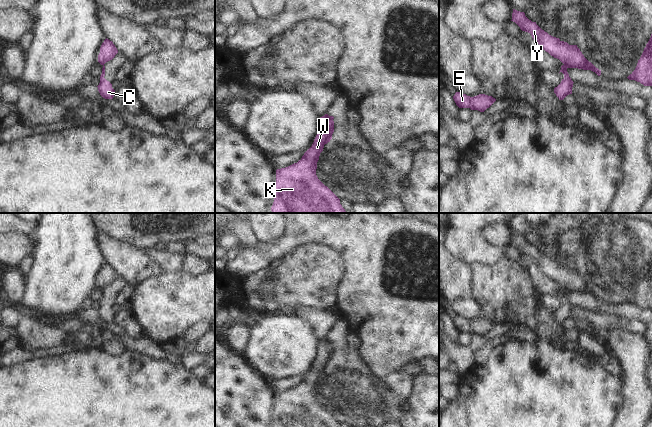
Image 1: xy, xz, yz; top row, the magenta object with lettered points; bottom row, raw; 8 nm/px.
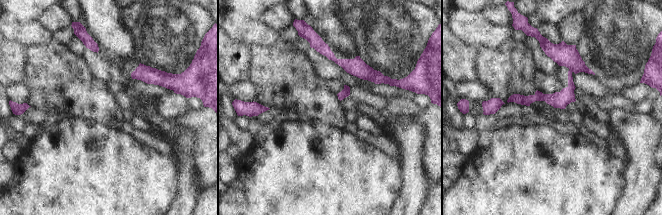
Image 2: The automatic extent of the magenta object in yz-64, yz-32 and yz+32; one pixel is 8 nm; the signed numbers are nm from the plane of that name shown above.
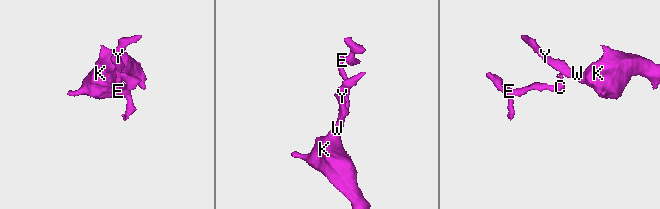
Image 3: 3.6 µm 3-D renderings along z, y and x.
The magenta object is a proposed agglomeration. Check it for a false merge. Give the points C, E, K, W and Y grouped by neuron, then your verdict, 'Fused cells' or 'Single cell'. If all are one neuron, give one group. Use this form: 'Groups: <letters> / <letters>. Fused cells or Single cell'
Groups: C E / K W Y. Fused cells

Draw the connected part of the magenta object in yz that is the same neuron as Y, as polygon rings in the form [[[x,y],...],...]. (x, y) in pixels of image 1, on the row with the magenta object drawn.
[[[513,9],[511,21],[515,22],[522,31],[530,33],[533,40],[535,40],[543,50],[554,58],[559,59],[568,68],[591,70],[598,76],[601,75],[601,70],[596,68],[584,57],[577,45],[569,45],[567,42],[549,35],[542,30],[536,22],[529,20],[524,12]]]

